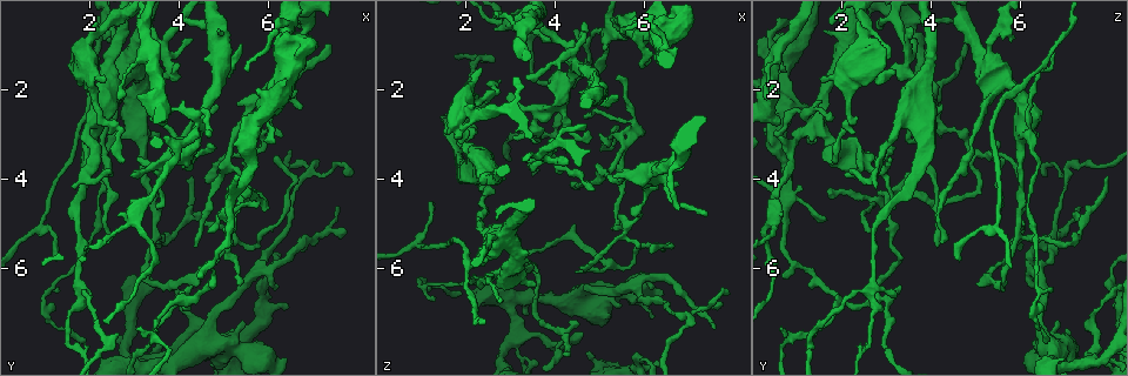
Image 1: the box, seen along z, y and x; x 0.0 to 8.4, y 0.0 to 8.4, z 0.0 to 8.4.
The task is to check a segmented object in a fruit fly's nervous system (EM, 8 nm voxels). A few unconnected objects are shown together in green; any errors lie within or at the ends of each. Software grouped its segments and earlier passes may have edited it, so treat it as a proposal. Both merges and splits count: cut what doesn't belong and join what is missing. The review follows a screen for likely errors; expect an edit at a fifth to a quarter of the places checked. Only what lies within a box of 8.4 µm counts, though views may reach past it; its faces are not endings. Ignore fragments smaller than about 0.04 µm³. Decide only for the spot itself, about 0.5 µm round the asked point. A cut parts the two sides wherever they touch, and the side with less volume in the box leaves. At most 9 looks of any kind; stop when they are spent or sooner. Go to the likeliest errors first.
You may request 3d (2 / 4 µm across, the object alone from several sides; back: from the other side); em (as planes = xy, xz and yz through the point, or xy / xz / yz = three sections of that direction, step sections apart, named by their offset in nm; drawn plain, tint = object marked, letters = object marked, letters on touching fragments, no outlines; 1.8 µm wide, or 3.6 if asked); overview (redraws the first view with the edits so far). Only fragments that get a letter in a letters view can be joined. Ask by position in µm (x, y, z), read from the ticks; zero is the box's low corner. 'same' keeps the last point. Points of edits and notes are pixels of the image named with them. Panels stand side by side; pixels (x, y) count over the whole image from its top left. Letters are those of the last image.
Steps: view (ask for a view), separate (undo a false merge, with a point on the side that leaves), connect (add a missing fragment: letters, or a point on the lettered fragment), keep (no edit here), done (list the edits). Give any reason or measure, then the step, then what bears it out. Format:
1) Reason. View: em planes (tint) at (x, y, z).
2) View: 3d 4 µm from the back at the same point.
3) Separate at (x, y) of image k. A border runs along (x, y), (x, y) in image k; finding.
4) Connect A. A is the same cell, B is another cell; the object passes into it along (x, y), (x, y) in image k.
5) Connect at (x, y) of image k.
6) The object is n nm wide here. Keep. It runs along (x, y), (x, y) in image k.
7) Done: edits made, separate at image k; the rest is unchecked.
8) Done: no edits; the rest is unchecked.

View: em planes (tint) at (4.85, 1.55, 1.85).

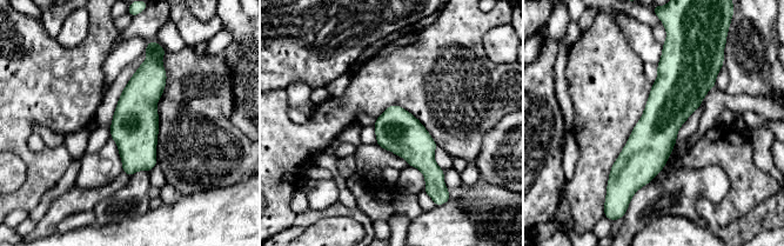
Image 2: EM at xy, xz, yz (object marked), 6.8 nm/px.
What lies round it. View: em planes (letters) at the same point.

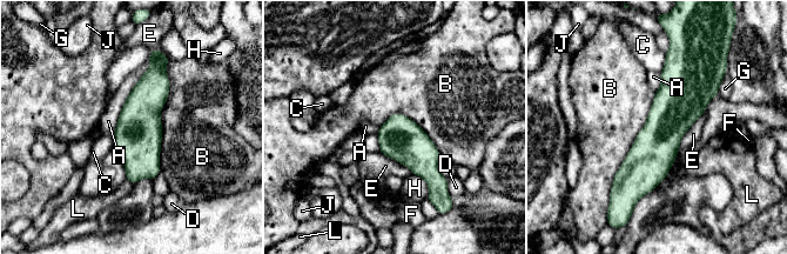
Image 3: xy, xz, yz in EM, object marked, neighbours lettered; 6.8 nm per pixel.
Keep. A, B, C, D, E, F, G, H, J and L are other cells; it runs along (671, 62), (671, 117), (633, 198) in image 3; one neuron here.

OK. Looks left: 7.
Abrupt turn. View: 3d 4 µm at (3.90, 6.70, 3.05).

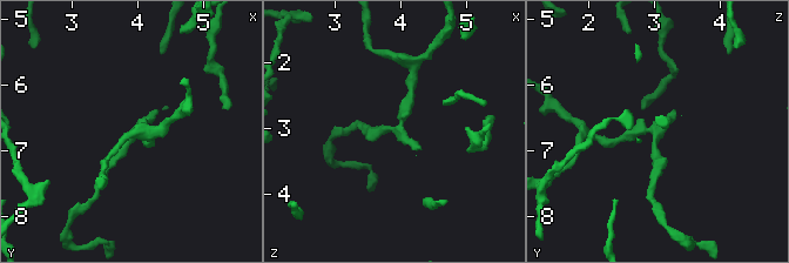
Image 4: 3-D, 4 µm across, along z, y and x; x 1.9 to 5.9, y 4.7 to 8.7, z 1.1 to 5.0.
Need the tissue. View: em 3.6 µm yz step 16 (tint) at (3.95, 6.75, 3.05).

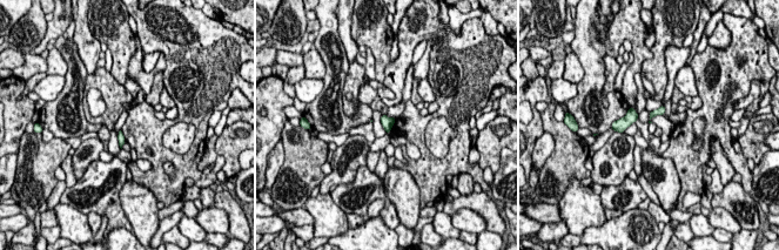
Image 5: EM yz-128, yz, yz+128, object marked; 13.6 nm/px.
View: em 3.6 µm planes (letters) at the same point.

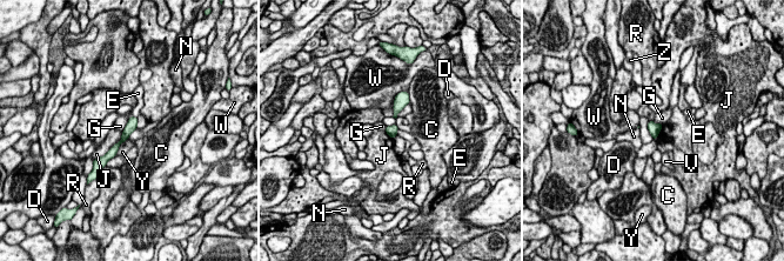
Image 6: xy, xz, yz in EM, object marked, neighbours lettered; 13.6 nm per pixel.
Keep. C, D, E, G, J, N, R, V, W, Y and Z are other cells; a border runs along (122, 132), (121, 138), (96, 158) in image 6; one neuron here.

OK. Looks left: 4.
Tapers out. View: em xy step 4 (tint) at (2.95, 3.85, 2.05).

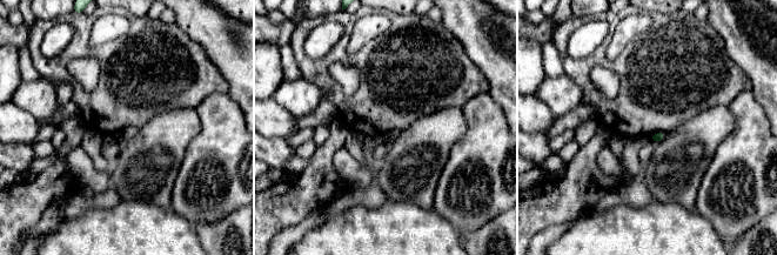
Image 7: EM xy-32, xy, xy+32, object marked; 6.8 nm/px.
Cut it another way. View: em planes (letters) at the same point.

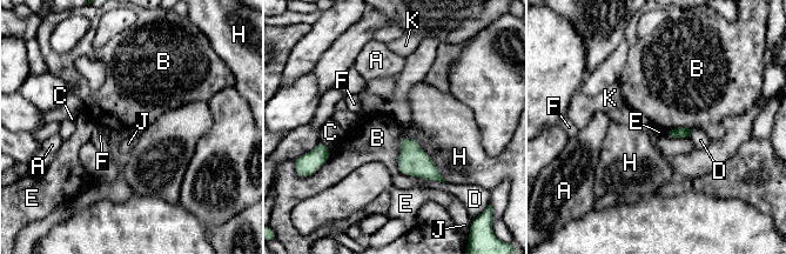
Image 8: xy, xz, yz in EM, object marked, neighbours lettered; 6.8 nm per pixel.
Keep. A, B, C, D, E, F, H, J and K are other cells; no lettered fragment goes on from it.

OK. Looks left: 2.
Tapers out. View: 3d 4 µm at (7.35, 0.95, 4.75).

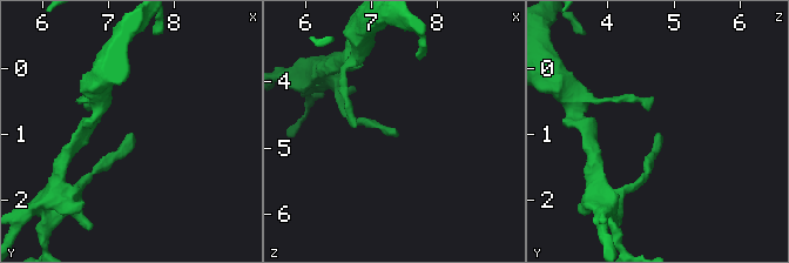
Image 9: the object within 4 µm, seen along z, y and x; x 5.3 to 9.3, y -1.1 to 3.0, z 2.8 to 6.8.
View: em 3.6 µm planes (letters) at (7.40, 1.00, 4.75).

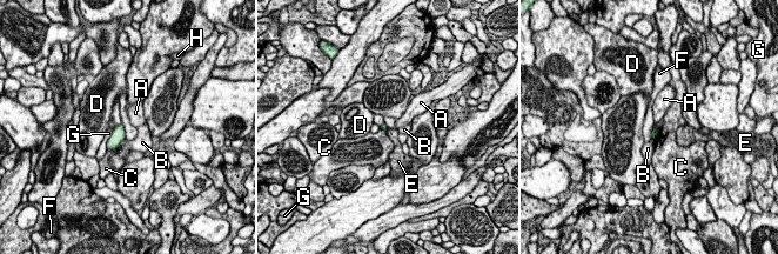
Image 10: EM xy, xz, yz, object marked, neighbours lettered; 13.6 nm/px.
Keep. A, B, C, D, E, F, G and H are other cells; no lettered fragment goes on from it.

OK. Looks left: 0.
Done: no edits; the rest is unchecked.

